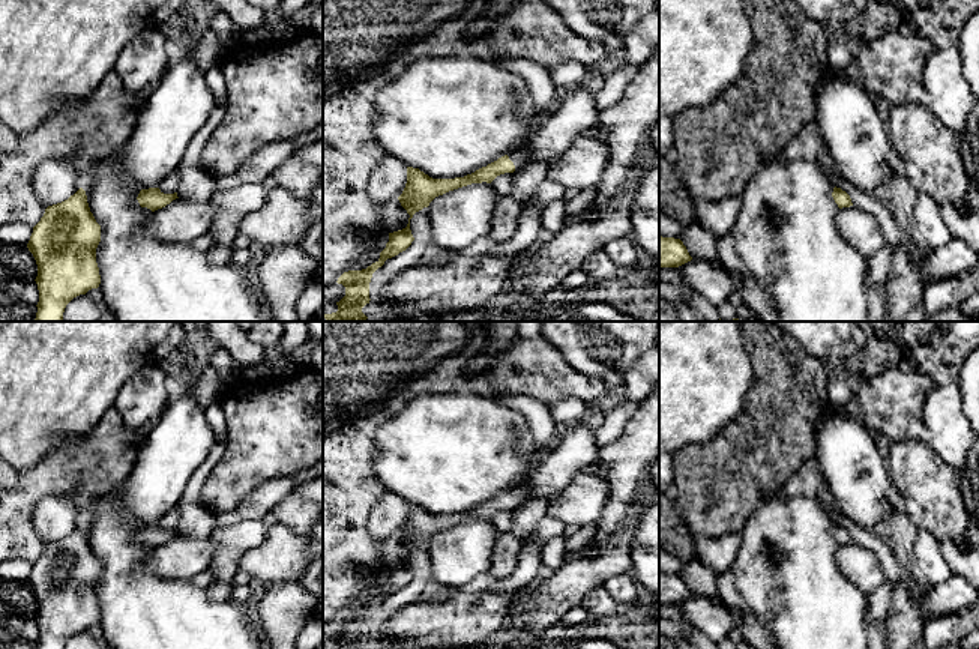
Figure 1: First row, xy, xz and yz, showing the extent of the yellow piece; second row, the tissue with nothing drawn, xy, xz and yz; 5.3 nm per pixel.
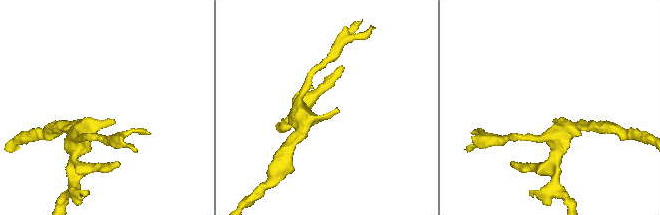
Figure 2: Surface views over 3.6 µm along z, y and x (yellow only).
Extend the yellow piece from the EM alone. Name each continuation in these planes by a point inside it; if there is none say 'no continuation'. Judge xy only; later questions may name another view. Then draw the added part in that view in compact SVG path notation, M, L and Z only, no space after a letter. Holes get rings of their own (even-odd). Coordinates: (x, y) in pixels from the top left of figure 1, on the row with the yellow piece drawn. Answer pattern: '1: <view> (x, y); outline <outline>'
no continuation

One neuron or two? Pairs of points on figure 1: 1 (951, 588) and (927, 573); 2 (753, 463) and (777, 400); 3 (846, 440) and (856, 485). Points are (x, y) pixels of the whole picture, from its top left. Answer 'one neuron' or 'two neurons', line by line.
1: two neurons
2: one neuron
3: one neuron

